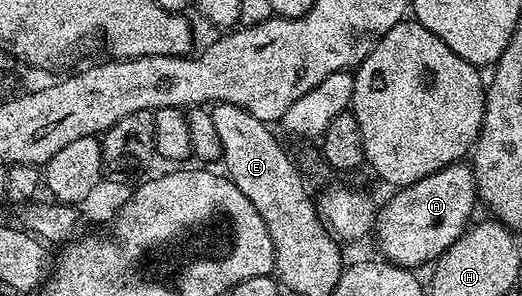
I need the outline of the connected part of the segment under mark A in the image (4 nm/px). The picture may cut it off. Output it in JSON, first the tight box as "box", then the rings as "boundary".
{"box":[374,161,478,268],"boundary":[[[463,161],[451,162],[446,168],[426,176],[409,186],[401,186],[395,191],[396,194],[389,200],[385,206],[379,207],[376,215],[376,225],[374,227],[374,239],[376,246],[381,250],[379,252],[385,259],[394,265],[405,266],[409,268],[427,267],[435,263],[441,254],[458,240],[469,225],[468,217],[472,214],[472,209],[478,206],[478,195],[476,192],[476,177],[472,175],[471,165]]]}

